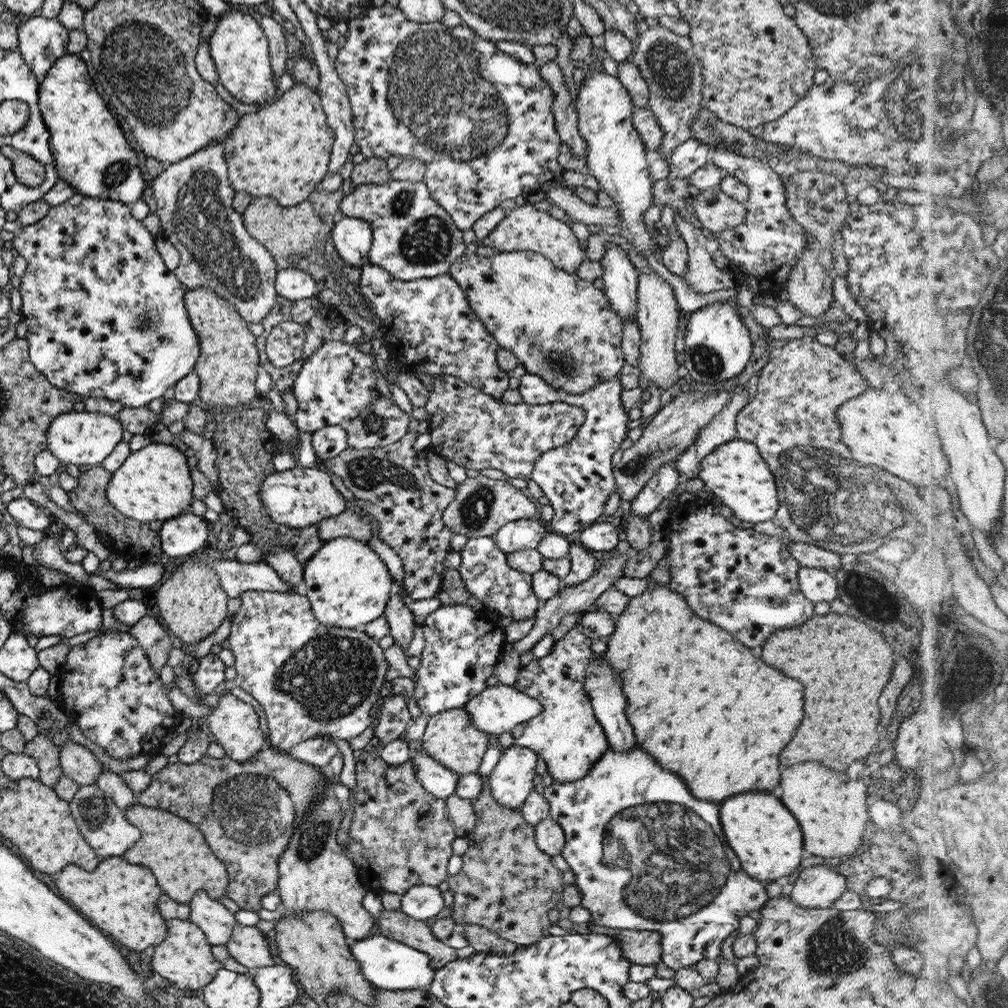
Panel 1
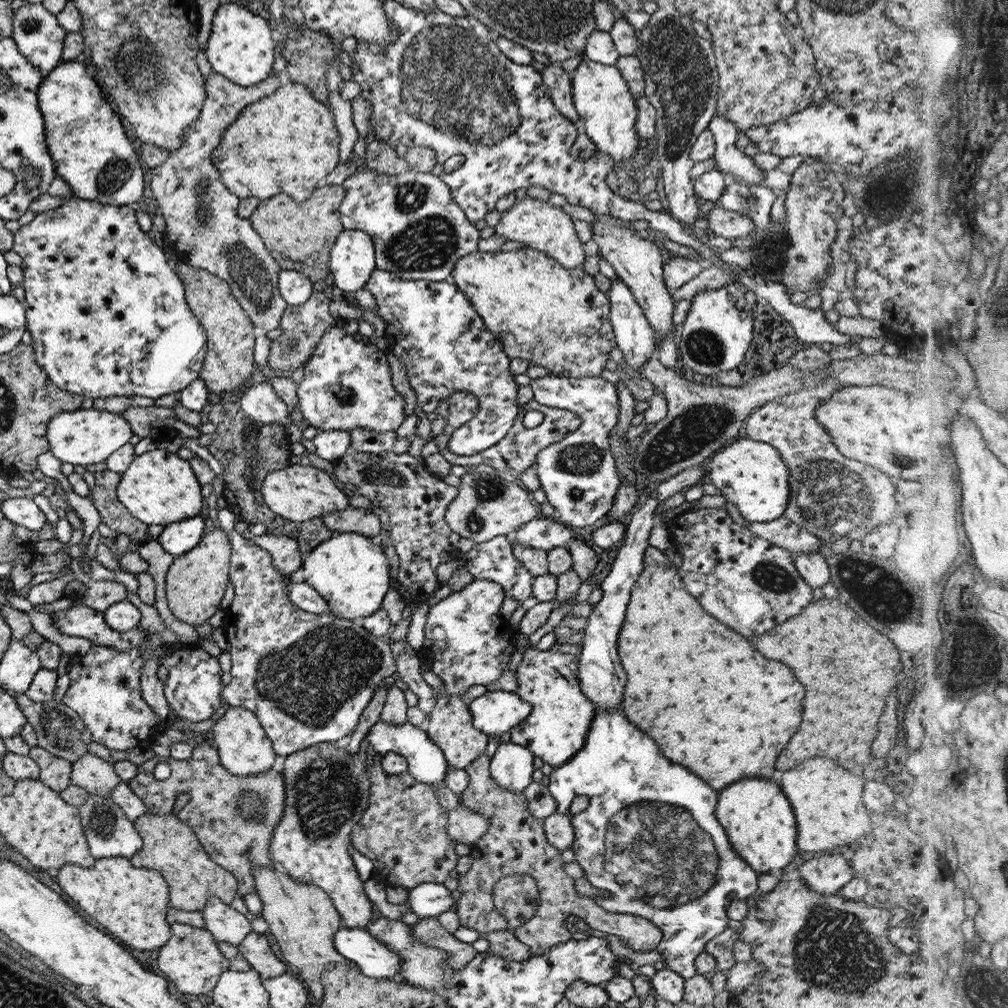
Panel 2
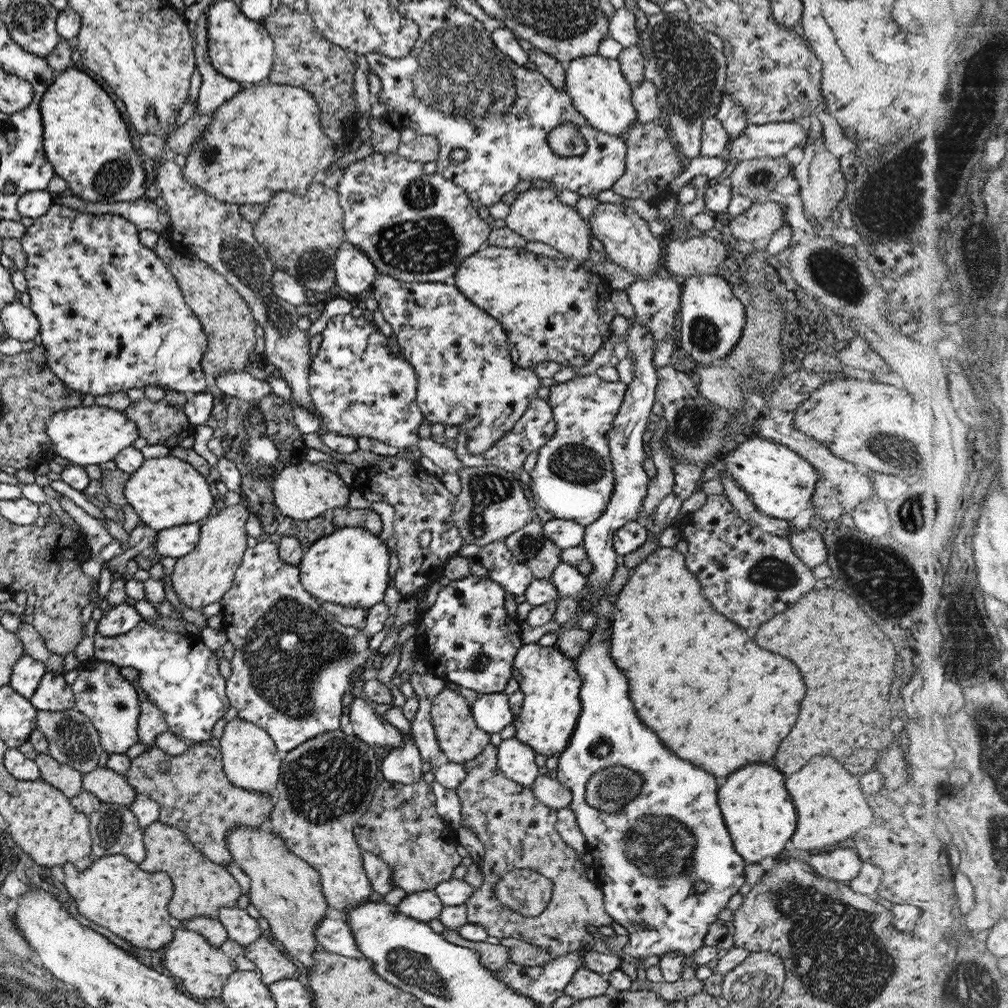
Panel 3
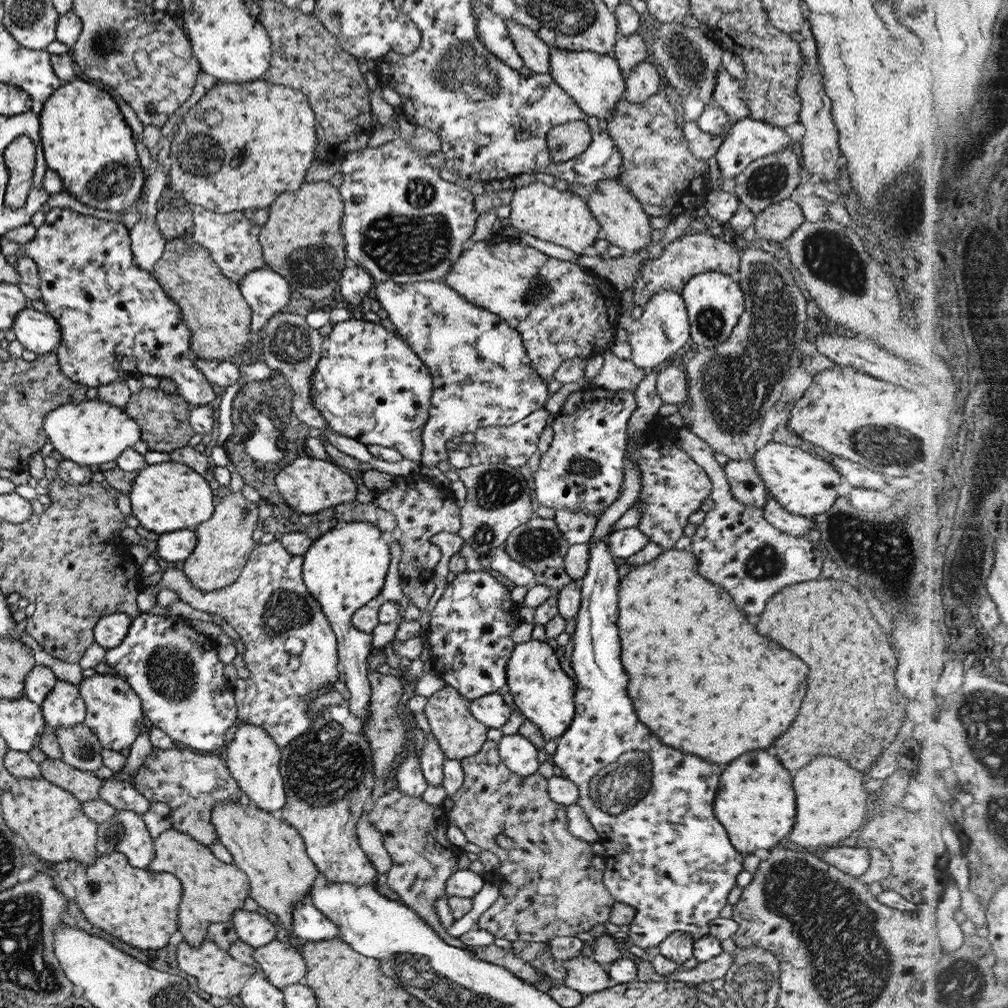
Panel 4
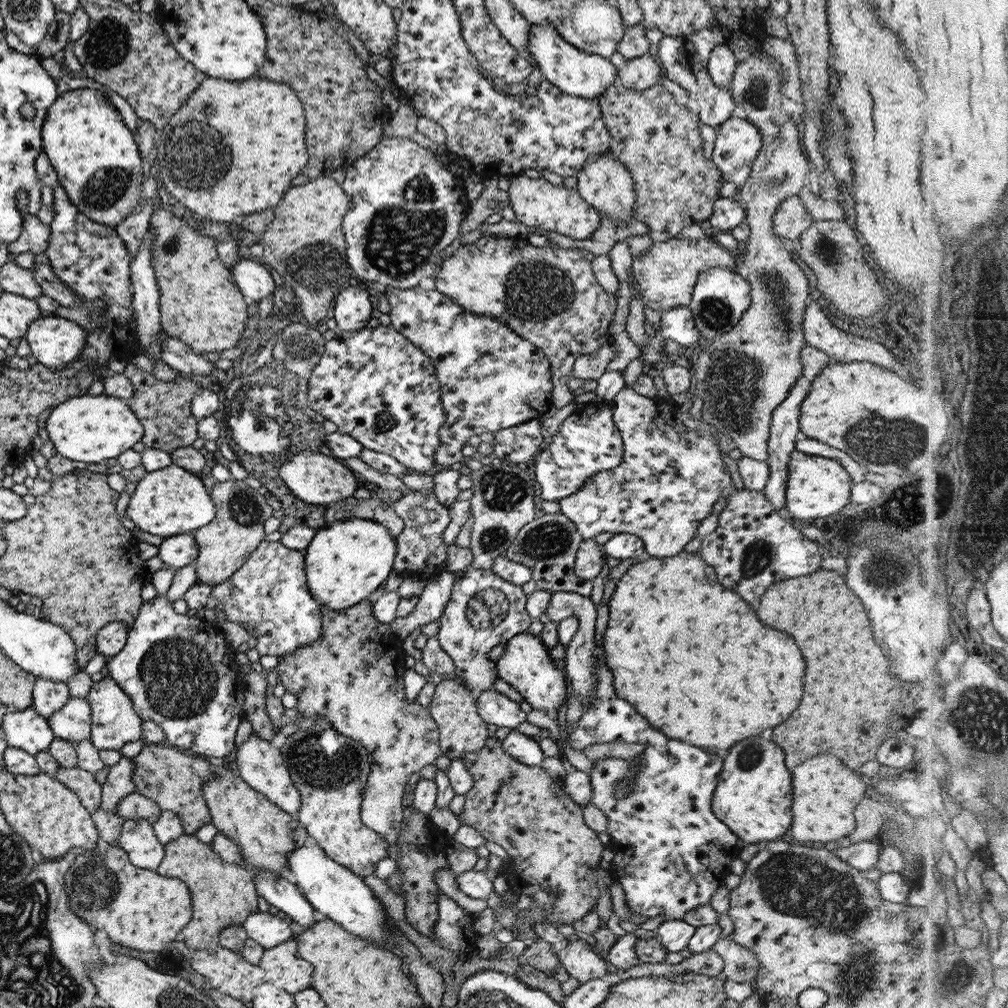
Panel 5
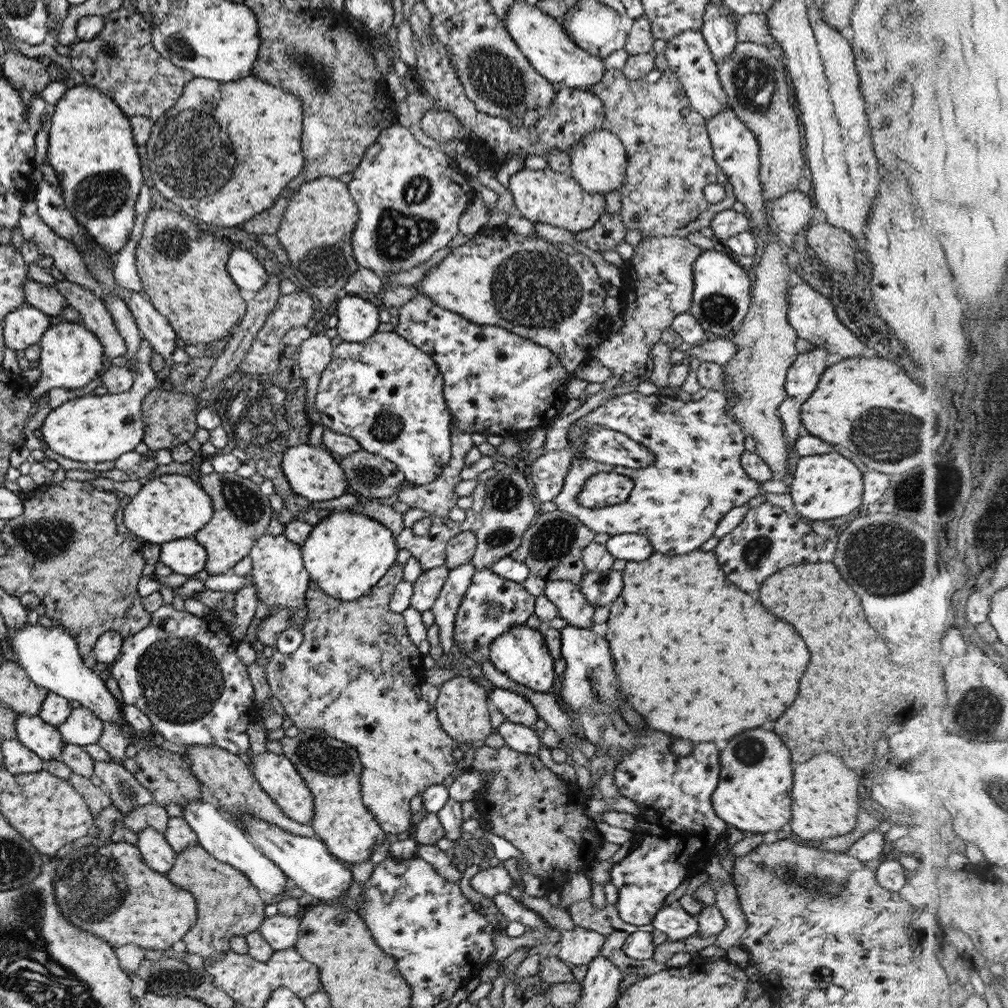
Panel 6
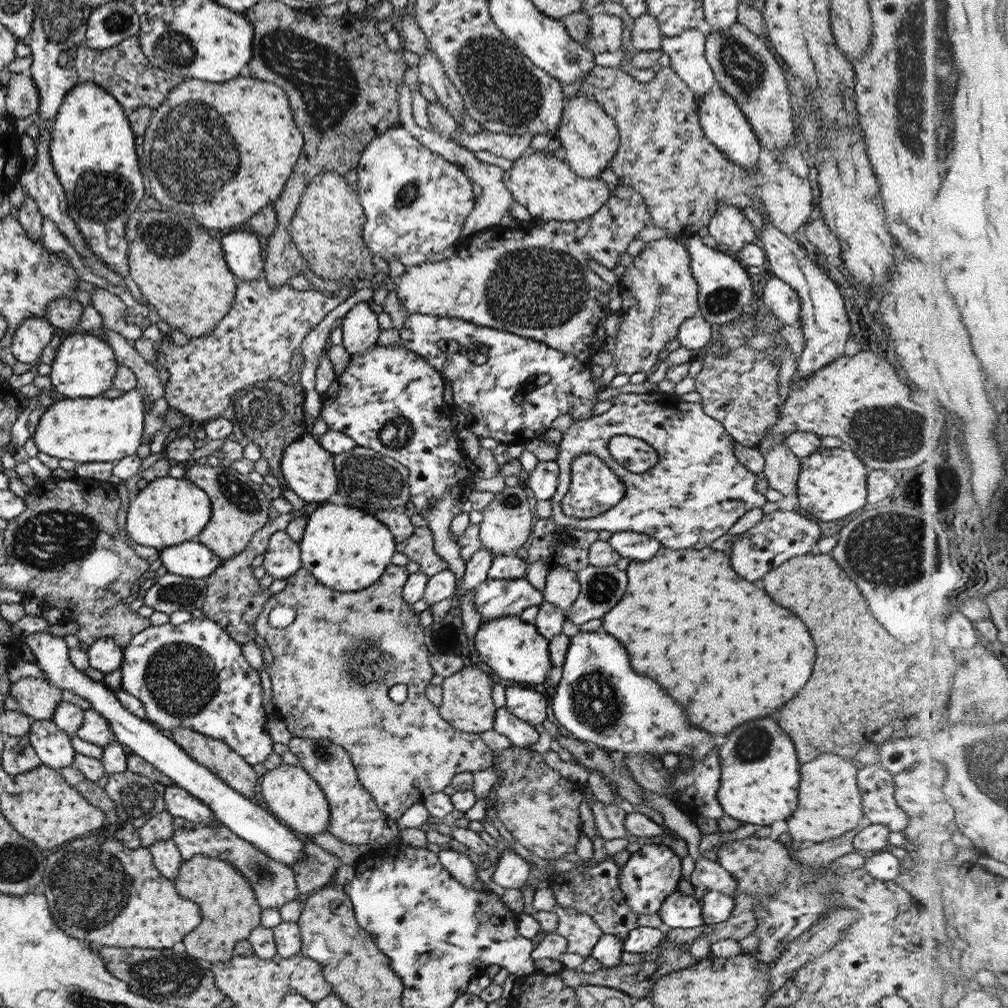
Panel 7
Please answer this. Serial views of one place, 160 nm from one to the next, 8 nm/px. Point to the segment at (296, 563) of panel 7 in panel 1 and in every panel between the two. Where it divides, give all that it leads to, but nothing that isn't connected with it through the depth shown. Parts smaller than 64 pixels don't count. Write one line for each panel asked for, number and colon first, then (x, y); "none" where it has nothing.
1: (308, 678)
2: (306, 677)
3: (292, 661)
4: (290, 650)
5: (268, 592)
6: (278, 573)

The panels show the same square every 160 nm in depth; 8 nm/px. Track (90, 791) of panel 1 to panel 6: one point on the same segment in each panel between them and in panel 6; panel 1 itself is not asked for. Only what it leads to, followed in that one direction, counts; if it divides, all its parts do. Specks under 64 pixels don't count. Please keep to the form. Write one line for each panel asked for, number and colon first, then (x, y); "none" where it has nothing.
2: (109, 833)
3: (113, 828)
4: (125, 832)
5: (137, 839)
6: (158, 855)

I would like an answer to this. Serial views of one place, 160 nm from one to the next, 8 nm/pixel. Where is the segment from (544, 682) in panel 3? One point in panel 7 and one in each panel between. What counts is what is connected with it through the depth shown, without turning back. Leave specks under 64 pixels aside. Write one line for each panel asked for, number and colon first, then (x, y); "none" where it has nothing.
4: (542, 692)
5: (525, 665)
6: (520, 653)
7: (514, 650)

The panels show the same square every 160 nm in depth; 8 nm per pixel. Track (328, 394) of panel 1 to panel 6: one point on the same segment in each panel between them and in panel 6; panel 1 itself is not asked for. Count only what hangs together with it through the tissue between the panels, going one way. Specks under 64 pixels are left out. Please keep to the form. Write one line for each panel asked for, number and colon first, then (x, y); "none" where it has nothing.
2: (346, 384)
3: (358, 388)
4: (368, 385)
5: (374, 385)
6: (386, 394)

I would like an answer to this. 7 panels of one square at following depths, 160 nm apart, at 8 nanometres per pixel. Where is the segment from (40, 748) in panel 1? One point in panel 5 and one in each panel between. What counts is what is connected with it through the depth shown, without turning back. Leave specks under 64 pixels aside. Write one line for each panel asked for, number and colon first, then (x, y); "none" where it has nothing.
2: (53, 771)
3: (68, 780)
4: (83, 785)
5: (81, 782)

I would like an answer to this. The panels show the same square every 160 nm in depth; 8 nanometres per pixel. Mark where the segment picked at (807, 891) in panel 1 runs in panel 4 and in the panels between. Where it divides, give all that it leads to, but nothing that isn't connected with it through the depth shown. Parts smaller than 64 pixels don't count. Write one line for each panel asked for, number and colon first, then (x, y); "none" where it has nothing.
2: (827, 875)
3: (841, 864)
4: (853, 860)

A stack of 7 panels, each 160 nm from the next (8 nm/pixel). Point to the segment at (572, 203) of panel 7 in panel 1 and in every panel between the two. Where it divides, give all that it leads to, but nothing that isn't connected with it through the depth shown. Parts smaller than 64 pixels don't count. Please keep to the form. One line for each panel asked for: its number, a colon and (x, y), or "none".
1: (523, 228)
2: (542, 227)
3: (535, 214)
4: (561, 217)
5: (536, 203)
6: (547, 196)

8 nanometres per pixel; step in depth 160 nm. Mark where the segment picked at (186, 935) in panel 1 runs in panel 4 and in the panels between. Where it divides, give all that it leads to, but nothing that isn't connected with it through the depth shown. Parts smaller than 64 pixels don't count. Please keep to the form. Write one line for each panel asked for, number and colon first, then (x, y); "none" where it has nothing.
2: (190, 958)
3: (202, 969)
4: (216, 973)

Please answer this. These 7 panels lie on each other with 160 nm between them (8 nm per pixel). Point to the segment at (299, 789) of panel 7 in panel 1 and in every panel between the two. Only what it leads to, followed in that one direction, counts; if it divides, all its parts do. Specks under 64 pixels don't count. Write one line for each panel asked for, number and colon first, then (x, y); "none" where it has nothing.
1: (232, 724)
2: (243, 748)
3: (250, 760)
4: (252, 757)
5: (260, 765)
6: (277, 777)

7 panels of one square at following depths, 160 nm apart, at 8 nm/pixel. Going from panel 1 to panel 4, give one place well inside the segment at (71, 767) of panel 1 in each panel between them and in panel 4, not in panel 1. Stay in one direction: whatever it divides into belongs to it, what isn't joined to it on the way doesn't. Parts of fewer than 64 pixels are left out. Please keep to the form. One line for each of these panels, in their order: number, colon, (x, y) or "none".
2: (91, 773)
3: (107, 786)
4: (120, 795)

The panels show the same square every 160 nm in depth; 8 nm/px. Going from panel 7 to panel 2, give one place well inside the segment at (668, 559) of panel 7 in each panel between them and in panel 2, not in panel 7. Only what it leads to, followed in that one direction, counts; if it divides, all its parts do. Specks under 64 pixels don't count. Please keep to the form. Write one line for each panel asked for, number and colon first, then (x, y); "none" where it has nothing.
2: (681, 664)
3: (714, 698)
4: (701, 679)
5: (690, 656)
6: (699, 659)

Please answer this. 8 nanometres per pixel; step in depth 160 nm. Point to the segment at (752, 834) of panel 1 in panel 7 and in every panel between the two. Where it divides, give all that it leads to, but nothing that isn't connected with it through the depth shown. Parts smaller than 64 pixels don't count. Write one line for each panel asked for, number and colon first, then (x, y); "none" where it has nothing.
2: (757, 820)
3: (758, 814)
4: (753, 802)
5: (752, 796)
6: (752, 794)
7: (758, 779)

